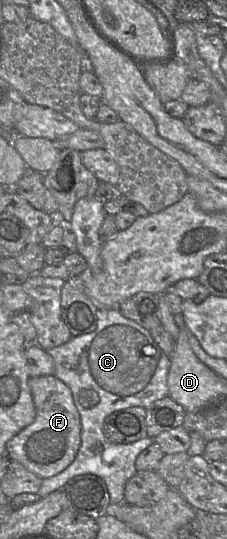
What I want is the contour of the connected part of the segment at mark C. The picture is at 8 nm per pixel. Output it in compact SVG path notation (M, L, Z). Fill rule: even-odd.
M98 309L97 326L93 332L72 336L65 344L46 351L52 356L55 363L54 376L71 389L74 404L81 419L81 444L74 461L57 475L43 479L37 493L40 497L45 497L55 490L61 489L73 477L91 473L104 479L110 494L110 503L124 502L125 484L137 472L135 467L137 456L155 442L154 438L146 436L130 444L110 443L104 436L104 421L115 411L133 406L147 408L154 401L169 396L167 378L171 365L170 355L161 350L149 330L123 316L119 309Z

